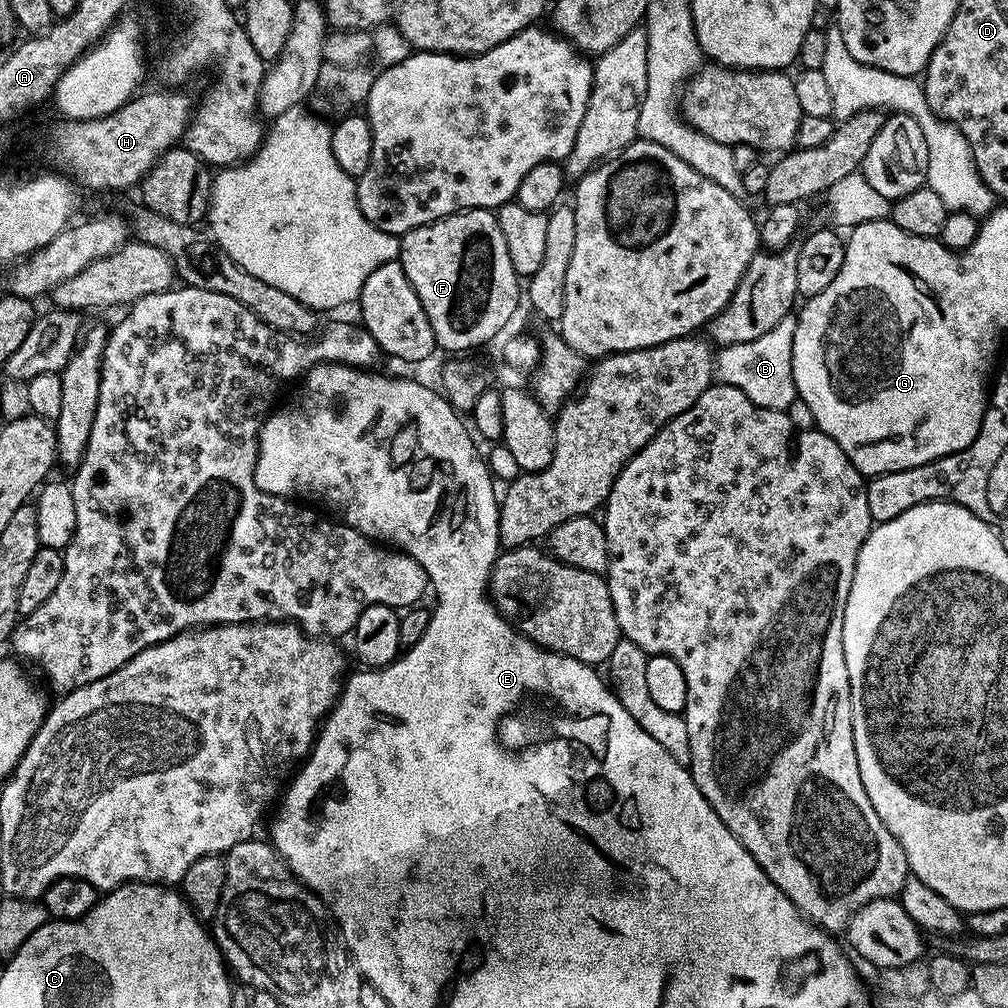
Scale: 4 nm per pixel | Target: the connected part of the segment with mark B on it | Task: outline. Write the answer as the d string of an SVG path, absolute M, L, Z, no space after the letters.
M790 314L786 318L782 318L782 322L778 322L778 326L774 326L774 330L762 334L762 338L754 338L754 342L742 342L720 348L714 356L715 379L721 384L729 384L738 390L742 390L742 394L746 394L746 398L750 398L750 402L754 402L758 406L787 410L790 402L798 399L794 374L792 373L792 351L794 350L796 321L797 317Z

